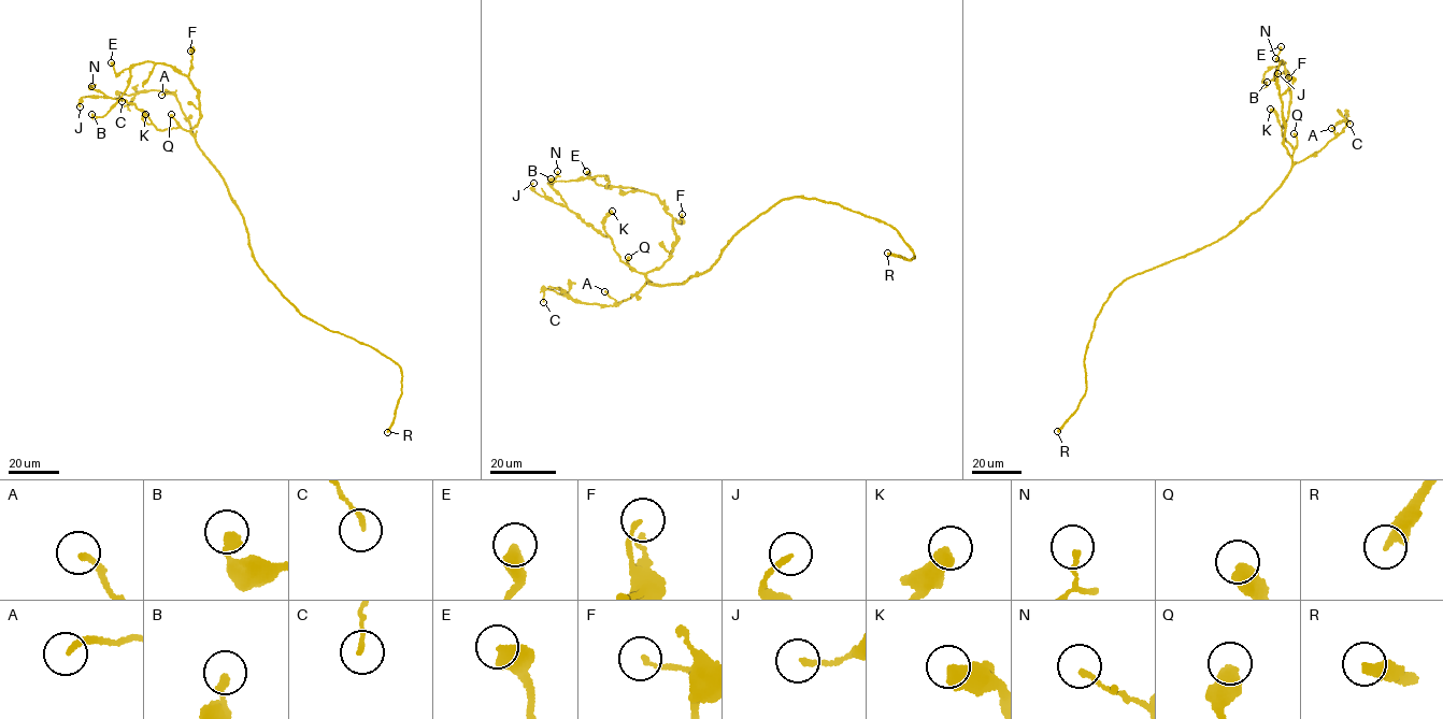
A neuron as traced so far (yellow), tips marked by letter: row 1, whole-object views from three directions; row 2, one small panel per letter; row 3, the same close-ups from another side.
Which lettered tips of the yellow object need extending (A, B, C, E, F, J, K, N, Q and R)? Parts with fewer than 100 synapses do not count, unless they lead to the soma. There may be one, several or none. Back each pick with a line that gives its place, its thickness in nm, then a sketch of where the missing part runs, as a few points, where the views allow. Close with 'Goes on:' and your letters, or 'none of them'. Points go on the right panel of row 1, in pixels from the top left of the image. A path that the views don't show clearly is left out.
R: place (1057, 431); calibre 420 nm; course (1057, 431), (1042, 439), (1025, 433), (1047, 436), (1052, 455), (1049, 474)
Goes on: R

